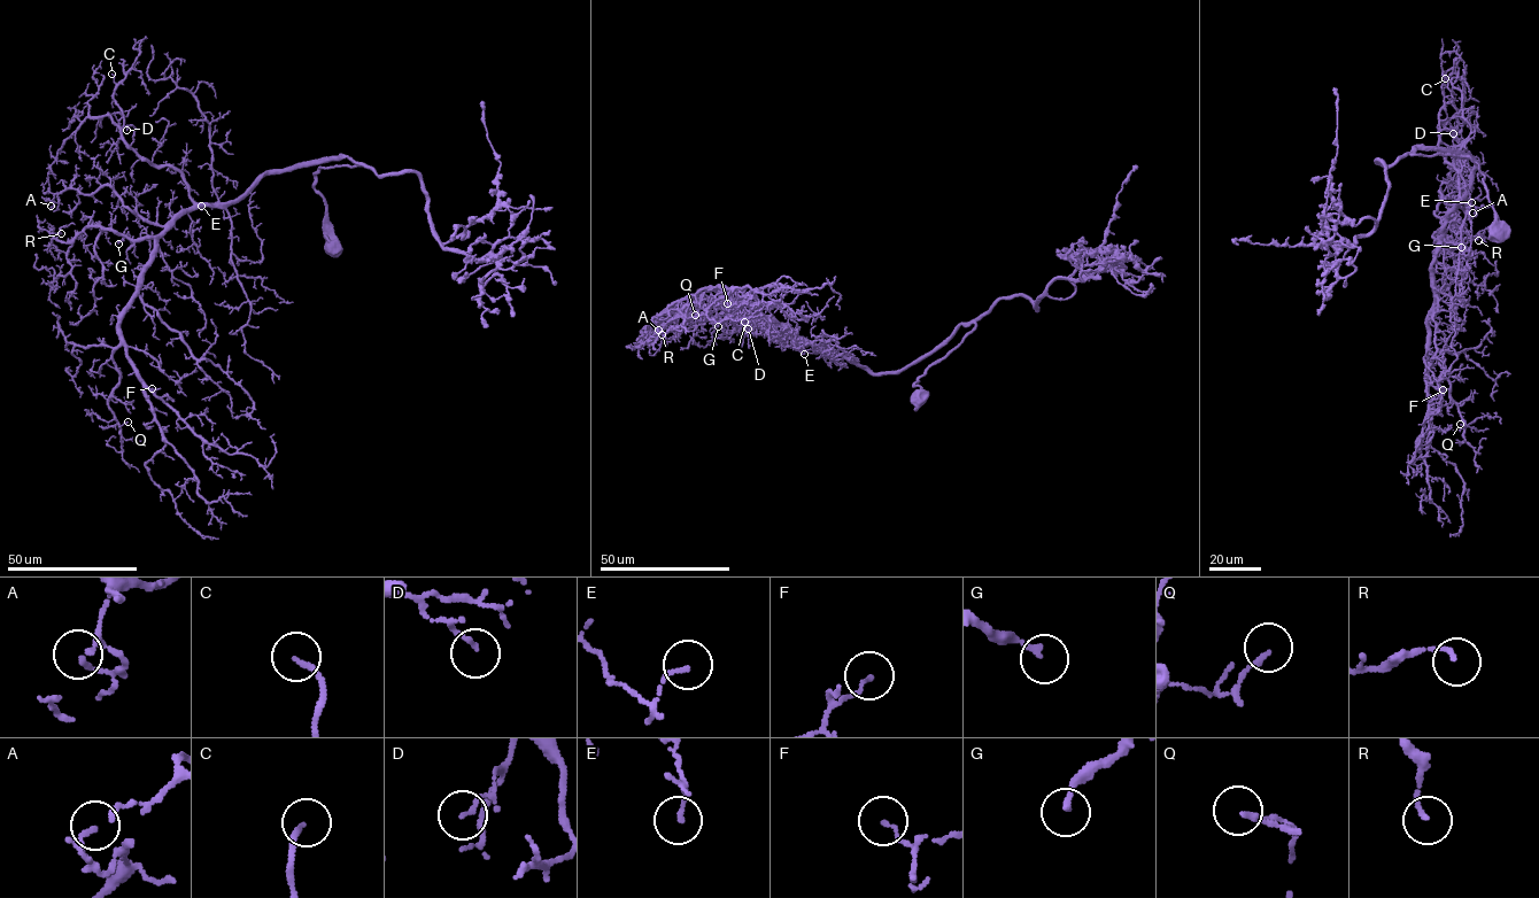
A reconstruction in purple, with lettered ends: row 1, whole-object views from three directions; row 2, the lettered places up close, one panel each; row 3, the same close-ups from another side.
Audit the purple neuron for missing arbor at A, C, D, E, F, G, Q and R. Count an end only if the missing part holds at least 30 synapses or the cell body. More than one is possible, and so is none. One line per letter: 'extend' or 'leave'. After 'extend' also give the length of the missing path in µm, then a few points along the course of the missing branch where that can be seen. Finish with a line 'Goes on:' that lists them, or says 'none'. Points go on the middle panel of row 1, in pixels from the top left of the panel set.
A: leave
C: extend; about 15 µm are missing; missing branch runs (744, 322), (748, 328), (745, 340), (749, 343)
D: leave
E: leave
F: leave
G: leave
Q: leave
R: leave
Goes on: C

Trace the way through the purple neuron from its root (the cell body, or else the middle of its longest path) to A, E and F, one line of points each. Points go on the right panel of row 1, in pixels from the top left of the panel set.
A: (1497, 233), (1479, 165), (1413, 147), (1478, 164), (1444, 227), (1435, 214), (1440, 191), (1472, 213)
E: (1497, 233), (1479, 165), (1469, 157), (1412, 155), (1413, 147), (1460, 152), (1478, 164), (1459, 201), (1471, 202)
F: (1497, 233), (1479, 165), (1413, 147), (1478, 164), (1432, 266), (1425, 392), (1443, 389)

